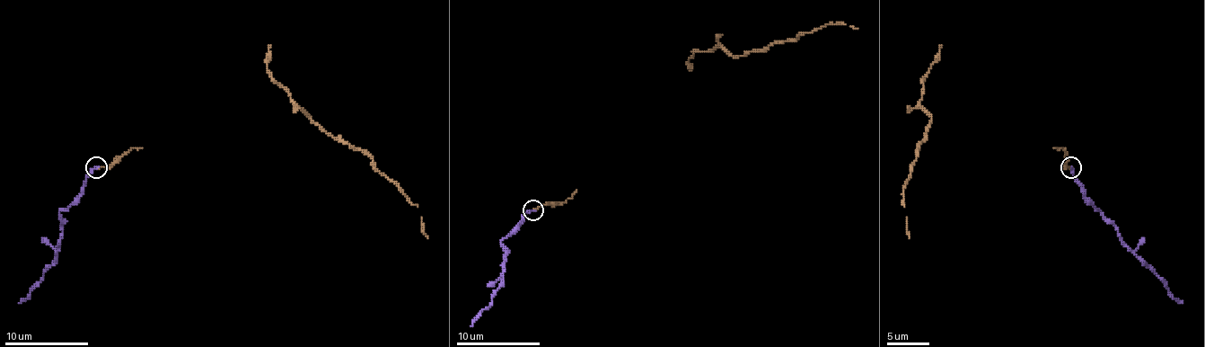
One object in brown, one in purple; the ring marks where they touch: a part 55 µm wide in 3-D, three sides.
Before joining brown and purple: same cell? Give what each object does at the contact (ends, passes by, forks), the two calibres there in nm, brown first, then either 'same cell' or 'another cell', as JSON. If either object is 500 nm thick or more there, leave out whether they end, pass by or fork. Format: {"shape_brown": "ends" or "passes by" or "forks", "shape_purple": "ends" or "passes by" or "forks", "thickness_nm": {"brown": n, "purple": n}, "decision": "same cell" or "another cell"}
{"shape_brown": "ends", "shape_purple": "ends", "thickness_nm": {"brown": 200, "purple": 200}, "decision": "same cell"}

